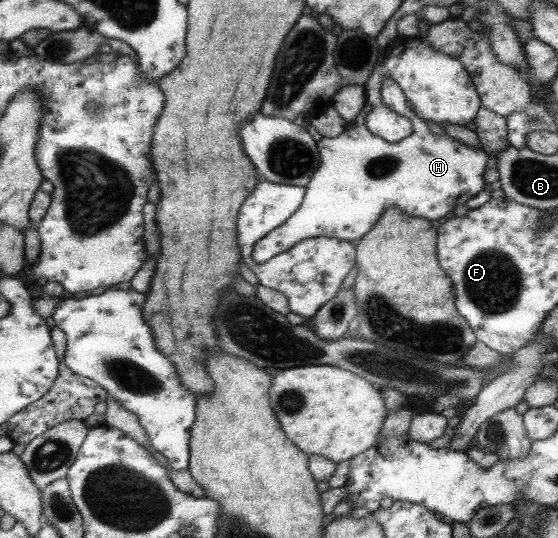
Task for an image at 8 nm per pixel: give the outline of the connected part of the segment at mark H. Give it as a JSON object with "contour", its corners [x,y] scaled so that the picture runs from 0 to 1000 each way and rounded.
{"contour":[[[695,145],[688,152],[685,175],[692,195],[699,195],[706,206],[740,221],[742,251],[706,266],[668,249],[661,242],[659,219],[670,201],[661,190],[643,219],[629,229],[616,249],[602,255],[577,255],[572,262],[573,281],[577,281],[577,309],[550,346],[547,375],[516,414],[496,424],[495,429],[487,429],[466,452],[461,452],[455,483],[473,491],[505,468],[516,467],[538,448],[573,439],[606,441],[640,452],[670,428],[695,387],[717,387],[731,401],[756,401],[756,405],[772,411],[789,409],[789,405],[805,403],[814,387],[835,379],[842,368],[853,364],[857,357],[864,357],[871,346],[867,316],[880,299],[876,288],[864,275],[842,273],[814,255],[778,249],[771,242],[765,223],[744,208],[733,178],[710,149]]]}

